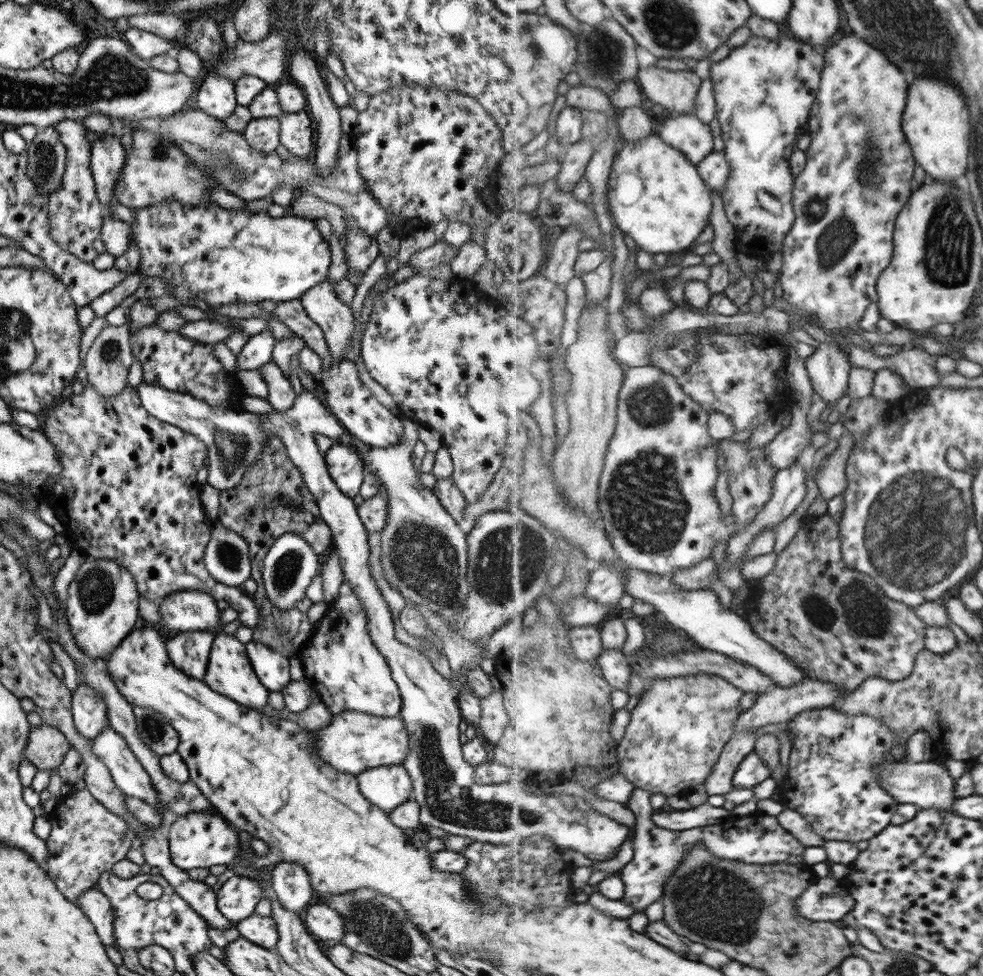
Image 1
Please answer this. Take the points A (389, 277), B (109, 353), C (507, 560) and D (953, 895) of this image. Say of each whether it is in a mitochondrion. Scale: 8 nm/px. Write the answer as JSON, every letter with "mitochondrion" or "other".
{"A":"other","B":"mitochondrion","C":"mitochondrion","D":"other"}

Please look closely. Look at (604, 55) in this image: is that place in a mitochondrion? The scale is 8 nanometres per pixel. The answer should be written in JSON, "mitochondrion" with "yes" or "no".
{"mitochondrion":"yes"}

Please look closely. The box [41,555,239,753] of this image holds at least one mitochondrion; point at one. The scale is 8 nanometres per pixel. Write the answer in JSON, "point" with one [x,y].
{"point":[95,590]}

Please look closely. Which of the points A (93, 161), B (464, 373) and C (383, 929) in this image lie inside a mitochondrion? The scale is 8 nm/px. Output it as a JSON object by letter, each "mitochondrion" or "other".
{"A":"other","B":"other","C":"mitochondrion"}

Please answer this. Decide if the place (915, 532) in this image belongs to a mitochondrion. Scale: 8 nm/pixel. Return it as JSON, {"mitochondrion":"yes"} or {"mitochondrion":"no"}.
{"mitochondrion":"yes"}

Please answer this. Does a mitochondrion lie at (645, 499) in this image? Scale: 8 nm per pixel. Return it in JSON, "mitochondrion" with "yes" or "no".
{"mitochondrion":"yes"}

